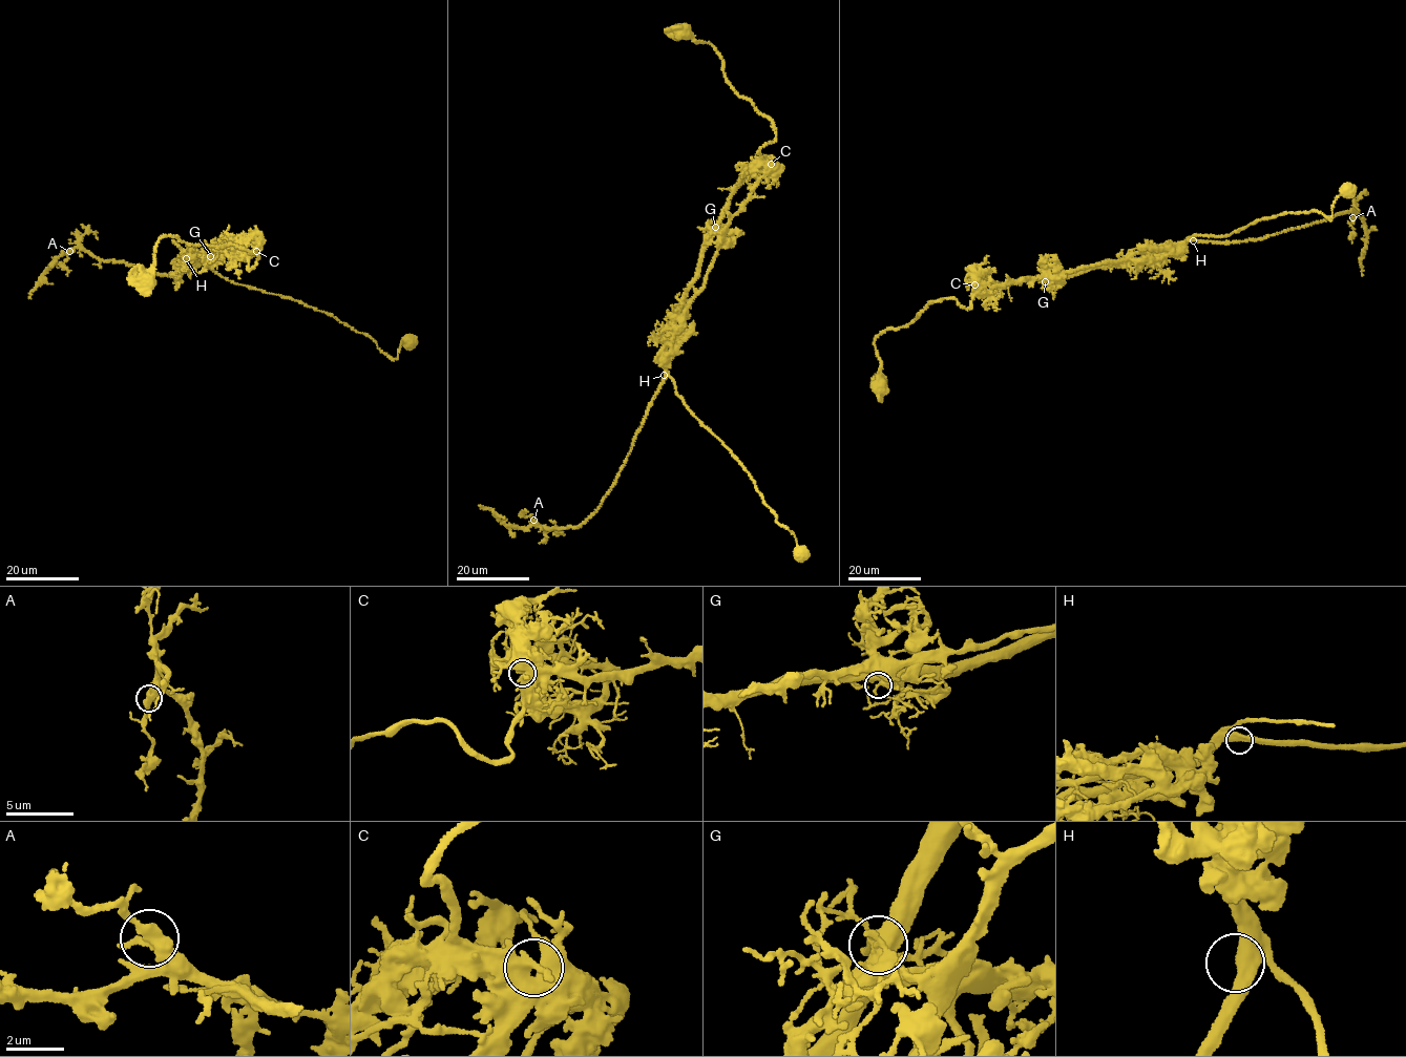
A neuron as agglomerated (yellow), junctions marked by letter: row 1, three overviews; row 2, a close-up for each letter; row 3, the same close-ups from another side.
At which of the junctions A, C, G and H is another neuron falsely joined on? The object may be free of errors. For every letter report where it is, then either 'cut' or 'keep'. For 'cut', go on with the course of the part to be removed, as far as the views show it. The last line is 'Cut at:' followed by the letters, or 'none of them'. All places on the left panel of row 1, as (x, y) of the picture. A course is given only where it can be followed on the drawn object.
A: at (69, 251); keep
C: at (256, 251); keep
G: at (210, 256); cut; foreign part runs (210, 256), (183, 256), (188, 260), (180, 276), (172, 277), (101, 261), (77, 248), (62, 253), (30, 299)
H: at (186, 258); keep
Cut at: G

